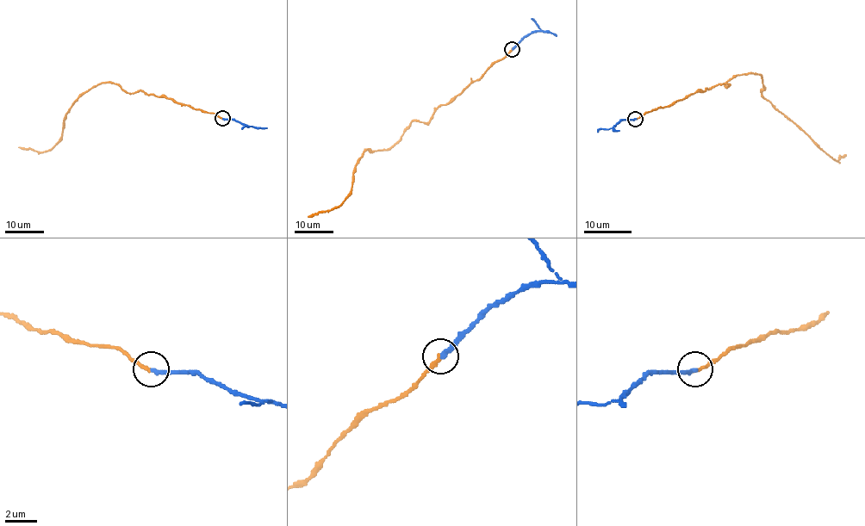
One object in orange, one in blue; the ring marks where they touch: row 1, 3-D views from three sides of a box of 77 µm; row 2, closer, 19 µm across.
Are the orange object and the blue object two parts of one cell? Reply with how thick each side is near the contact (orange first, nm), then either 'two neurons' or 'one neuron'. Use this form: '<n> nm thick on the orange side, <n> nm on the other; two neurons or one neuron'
260 nm thick on the orange side, 340 nm on the other; one neuron

